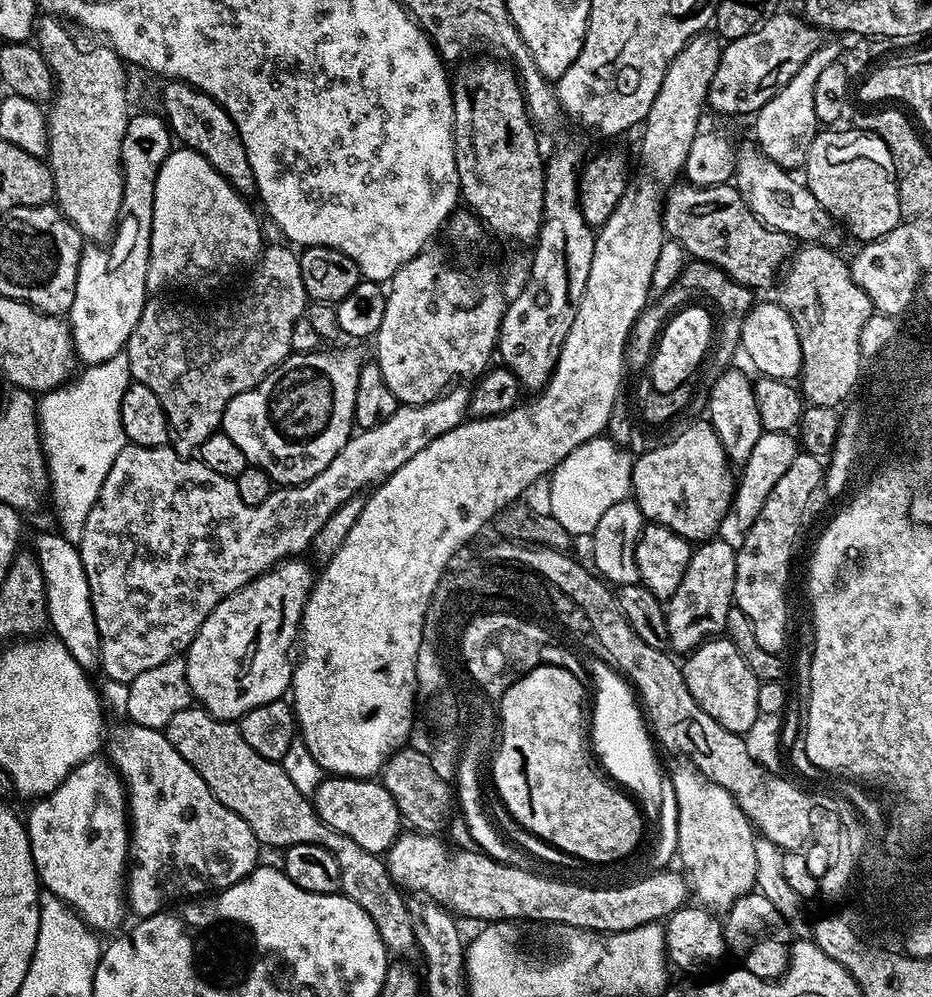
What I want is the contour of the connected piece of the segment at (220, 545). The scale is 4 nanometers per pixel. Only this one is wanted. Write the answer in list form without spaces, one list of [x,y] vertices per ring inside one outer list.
[[[459,386],[449,388],[443,396],[431,400],[429,404],[400,404],[394,410],[394,414],[390,418],[386,418],[386,422],[373,428],[357,431],[349,436],[346,446],[342,446],[342,450],[338,450],[334,462],[330,462],[330,466],[326,466],[326,470],[322,470],[322,474],[315,476],[310,483],[277,487],[270,494],[270,498],[266,498],[266,502],[262,502],[262,506],[246,506],[246,502],[242,502],[242,498],[238,494],[236,481],[222,478],[222,474],[214,474],[214,470],[210,470],[210,466],[206,466],[198,458],[189,458],[171,446],[147,448],[137,444],[125,444],[122,454],[118,454],[118,458],[114,458],[114,466],[110,466],[110,474],[106,474],[106,482],[102,482],[102,494],[98,494],[98,502],[94,502],[94,510],[90,510],[90,518],[86,518],[86,526],[82,530],[82,538],[78,545],[82,566],[86,570],[86,578],[90,582],[90,598],[94,606],[94,618],[98,622],[102,672],[105,672],[110,679],[117,680],[121,686],[127,686],[145,670],[151,670],[154,666],[162,666],[162,662],[187,653],[202,622],[206,622],[206,618],[212,613],[214,606],[218,606],[218,602],[222,602],[230,594],[242,590],[242,586],[246,586],[263,572],[269,572],[270,569],[284,563],[289,558],[296,558],[307,553],[312,547],[312,539],[318,534],[318,530],[322,529],[326,520],[343,503],[346,503],[352,496],[360,496],[364,492],[363,488],[371,489],[373,486],[383,484],[403,464],[410,462],[410,458],[414,458],[414,454],[418,454],[418,450],[426,450],[426,446],[430,446],[430,442],[434,442],[434,438],[442,438],[442,434],[463,424],[469,412],[469,389],[467,387],[459,388]]]

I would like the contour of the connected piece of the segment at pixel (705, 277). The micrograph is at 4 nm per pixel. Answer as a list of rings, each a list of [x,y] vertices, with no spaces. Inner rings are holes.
[[[697,260],[689,261],[682,269],[678,281],[678,291],[679,290],[681,300],[679,303],[681,305],[686,306],[699,301],[696,300],[698,298],[708,296],[714,302],[722,316],[722,331],[720,331],[720,329],[717,331],[714,338],[714,345],[709,351],[708,361],[700,372],[701,378],[703,376],[705,380],[705,385],[711,386],[722,373],[728,370],[728,367],[733,365],[731,362],[736,352],[738,354],[740,350],[742,322],[755,303],[756,298],[750,288],[740,284],[738,281],[734,281],[734,279],[727,275],[722,269],[707,262]]]

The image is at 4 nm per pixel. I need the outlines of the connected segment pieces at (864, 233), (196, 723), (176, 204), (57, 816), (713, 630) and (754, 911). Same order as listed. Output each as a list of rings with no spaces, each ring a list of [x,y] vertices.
[[[824,128],[817,131],[814,141],[810,144],[810,150],[807,151],[807,158],[802,165],[802,172],[805,172],[806,174],[806,178],[804,177],[804,184],[805,187],[810,189],[811,193],[814,194],[814,198],[818,199],[819,204],[827,210],[832,218],[844,225],[845,231],[850,236],[852,234],[856,239],[858,239],[858,242],[861,243],[872,242],[880,237],[884,237],[892,229],[901,225],[902,222],[899,208],[899,188],[893,156],[889,152],[888,146],[886,146],[885,142],[883,142],[881,138],[875,134],[851,128],[841,128],[842,130],[838,129],[839,128]]]
[[[189,706],[186,710],[178,710],[174,718],[163,728],[170,746],[198,770],[202,782],[210,786],[214,798],[222,802],[255,834],[261,845],[269,844],[272,848],[283,850],[299,844],[317,844],[330,854],[334,854],[334,862],[338,862],[340,871],[340,892],[346,898],[358,902],[366,914],[370,914],[370,922],[378,926],[378,934],[389,953],[396,958],[408,956],[417,951],[414,938],[414,922],[410,918],[408,900],[405,893],[390,878],[385,857],[383,855],[362,850],[358,842],[346,838],[346,834],[338,834],[338,830],[330,830],[322,818],[318,818],[316,807],[311,799],[290,782],[290,774],[286,774],[283,763],[262,758],[258,750],[253,750],[246,738],[242,738],[239,727],[233,721],[219,720],[199,706]]]
[[[183,146],[169,152],[154,182],[150,254],[146,274],[149,289],[160,294],[163,288],[216,288],[226,283],[235,272],[255,265],[266,237],[262,231],[262,220],[252,213],[248,204],[251,203],[236,192],[234,186],[222,178],[222,174],[218,174],[218,170],[214,170],[206,158],[202,158],[202,154]]]
[[[104,758],[82,762],[56,790],[37,799],[26,815],[30,854],[45,893],[65,900],[97,933],[119,929],[126,913],[126,873],[130,863],[130,821],[124,781]]]
[[[709,538],[693,547],[690,566],[686,566],[686,574],[682,574],[678,590],[674,590],[666,602],[664,617],[673,653],[687,654],[705,640],[719,637],[728,627],[728,615],[734,607],[732,595],[736,577],[736,548],[720,539]]]
[[[755,890],[749,892],[734,902],[722,923],[727,951],[731,955],[733,952],[740,959],[737,961],[742,962],[743,968],[763,980],[774,980],[783,976],[790,955],[790,929],[778,914],[778,910],[774,910],[770,898]]]

